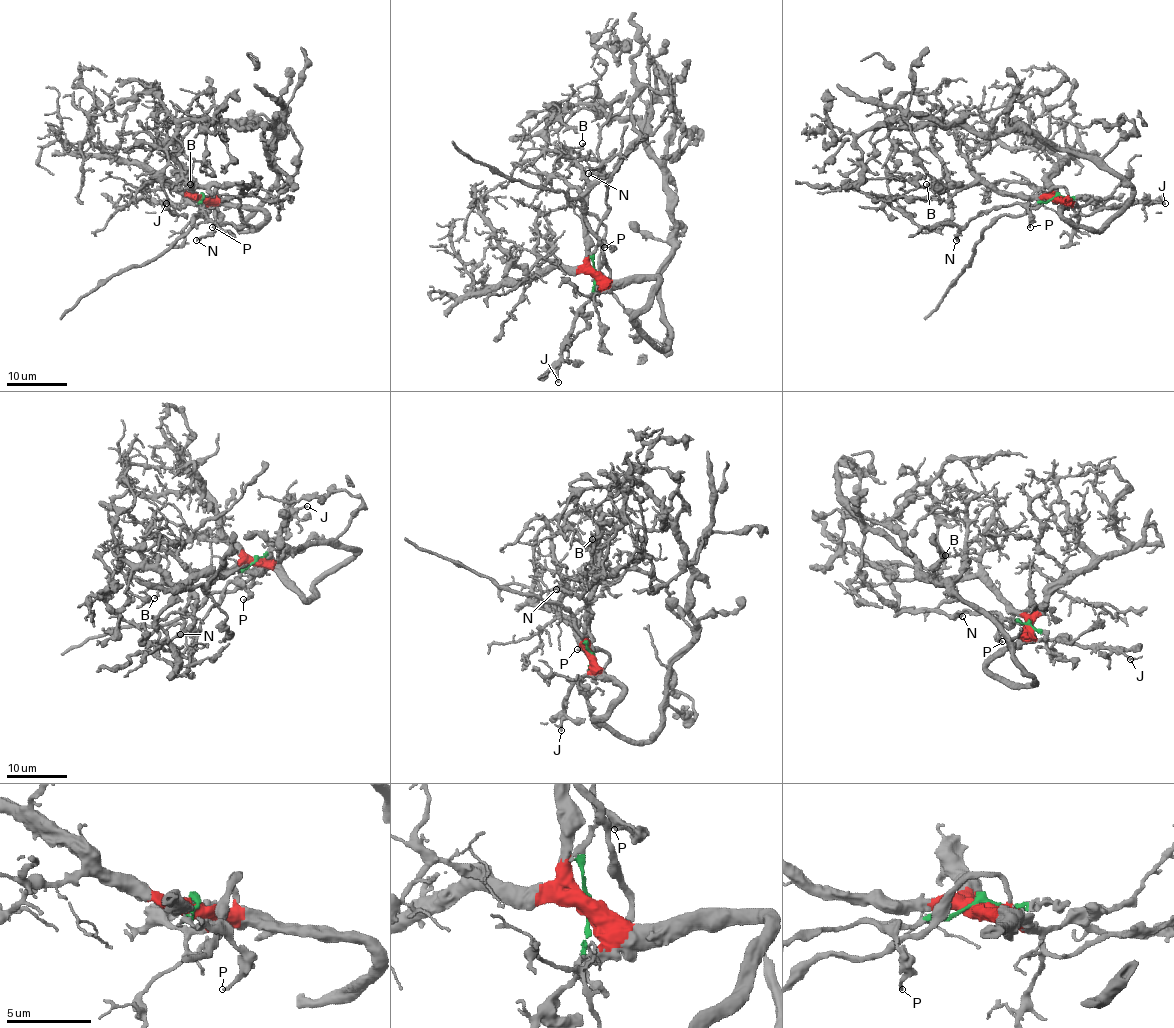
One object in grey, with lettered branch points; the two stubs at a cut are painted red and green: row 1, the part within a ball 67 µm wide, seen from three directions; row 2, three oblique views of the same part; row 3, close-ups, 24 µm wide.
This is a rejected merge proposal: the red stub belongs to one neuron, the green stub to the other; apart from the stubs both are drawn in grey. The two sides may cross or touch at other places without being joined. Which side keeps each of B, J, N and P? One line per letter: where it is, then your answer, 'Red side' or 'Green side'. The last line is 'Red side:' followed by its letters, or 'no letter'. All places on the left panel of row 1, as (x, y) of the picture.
B: Place: (190, 184). Red side
J: Place: (166, 203). Red side
N: Place: (196, 240). Green side
P: Place: (212, 227). Green side
Red side: B, J

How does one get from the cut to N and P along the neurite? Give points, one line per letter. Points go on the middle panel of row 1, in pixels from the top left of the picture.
N: (595, 273), (593, 252), (598, 243), (599, 222), (605, 213), (607, 178), (589, 174)
P: (595, 273), (593, 252), (602, 244), (611, 247), (604, 247)

